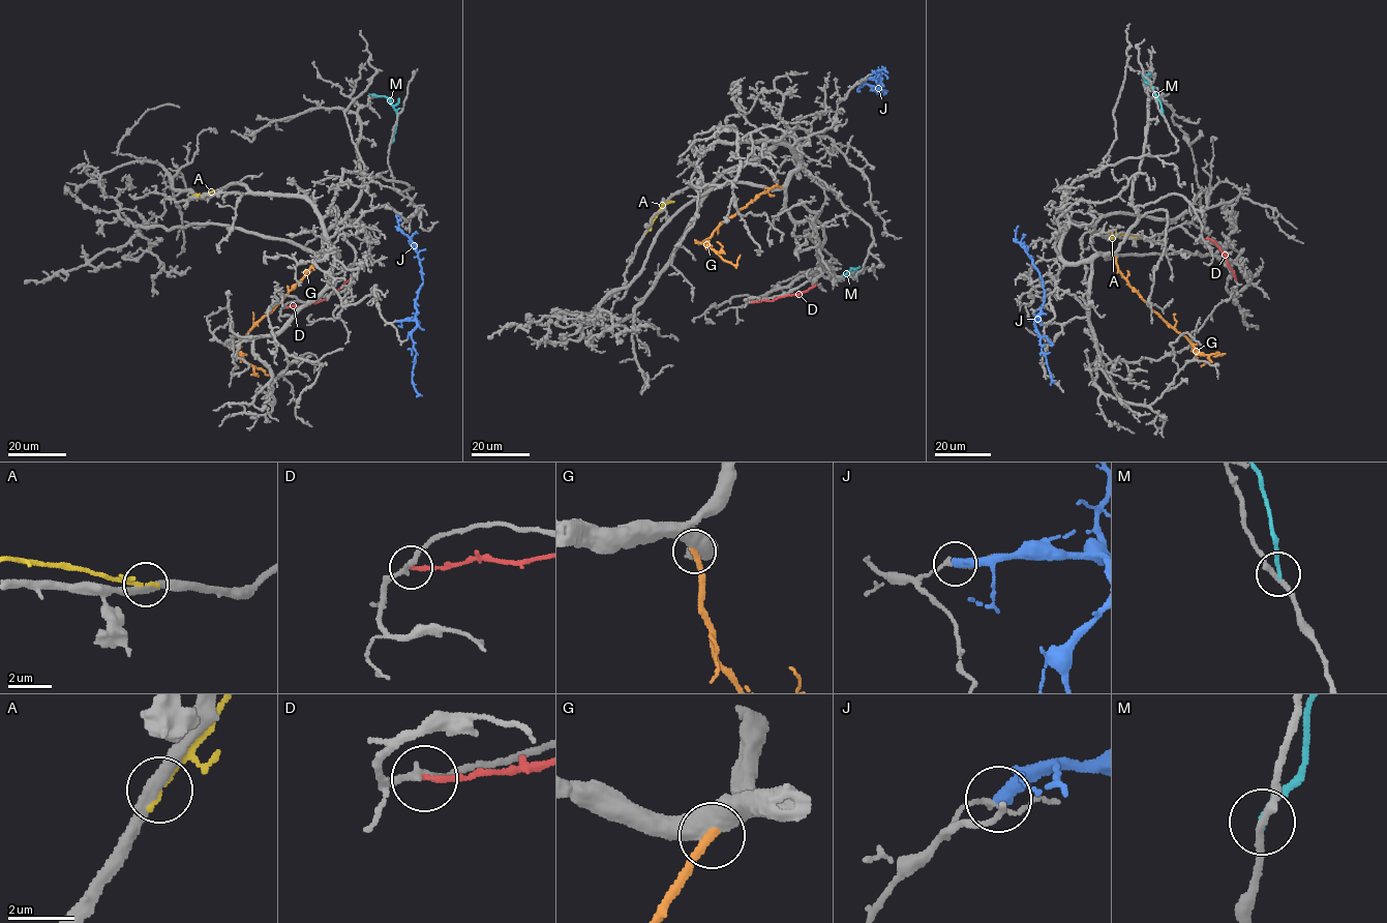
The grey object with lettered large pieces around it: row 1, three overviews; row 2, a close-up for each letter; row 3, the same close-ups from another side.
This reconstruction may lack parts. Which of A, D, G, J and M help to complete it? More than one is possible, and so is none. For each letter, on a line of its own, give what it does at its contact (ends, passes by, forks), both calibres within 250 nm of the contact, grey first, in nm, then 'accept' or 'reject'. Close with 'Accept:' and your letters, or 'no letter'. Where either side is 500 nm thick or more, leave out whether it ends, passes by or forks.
A: it ends; calibres 300 and 180 nm; reject
D: it ends; calibres 200 and 180 nm; reject
G: calibres 550 and 280 nm; accept
J: it ends; calibres 120 and 400 nm; reject
M: it ends; calibres 220 and 170 nm; reject
Accept: G

